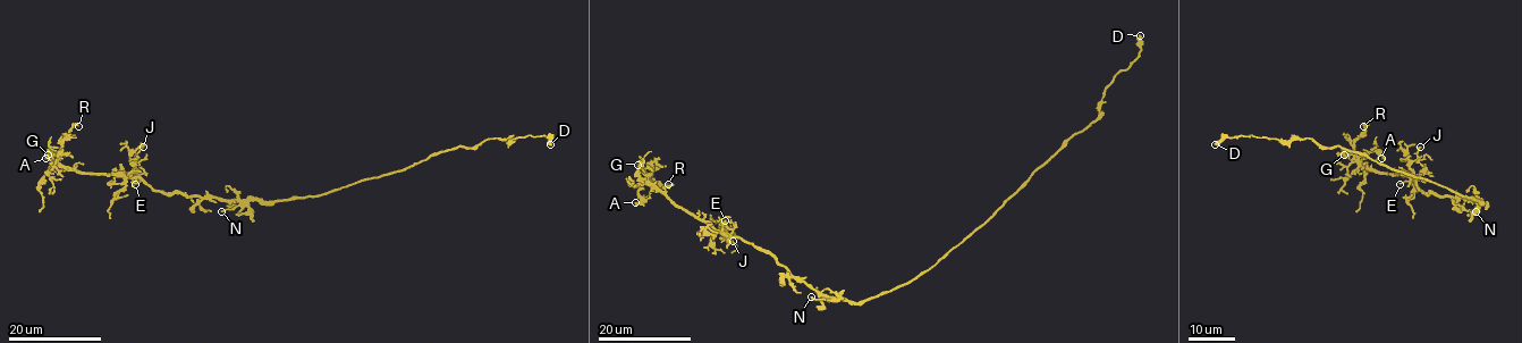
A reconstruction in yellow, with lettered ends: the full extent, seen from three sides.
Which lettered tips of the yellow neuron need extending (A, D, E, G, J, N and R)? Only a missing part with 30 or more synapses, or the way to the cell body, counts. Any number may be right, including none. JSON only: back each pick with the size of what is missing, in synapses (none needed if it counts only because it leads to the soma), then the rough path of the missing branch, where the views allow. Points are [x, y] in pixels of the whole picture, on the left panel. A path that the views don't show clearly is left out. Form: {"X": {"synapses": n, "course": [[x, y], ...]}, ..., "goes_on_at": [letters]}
{"G": {"course": [[48, 155], [43, 148], [37, 148], [30, 166], [17, 178], [13, 207], [17, 212], [32, 211]]}, "goes_on_at": ["G"]}

